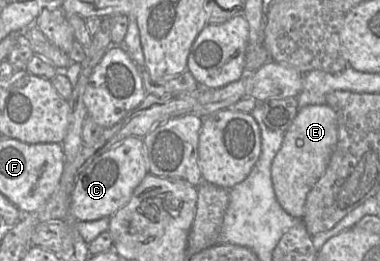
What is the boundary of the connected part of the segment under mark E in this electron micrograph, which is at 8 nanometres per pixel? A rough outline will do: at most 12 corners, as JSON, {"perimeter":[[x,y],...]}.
{"perimeter":[[328,104],[299,109],[276,154],[276,198],[303,219],[338,141]]}

